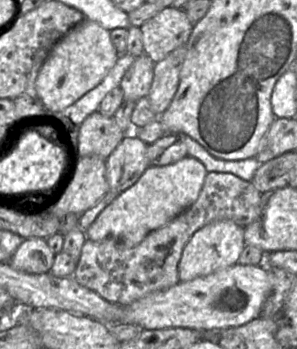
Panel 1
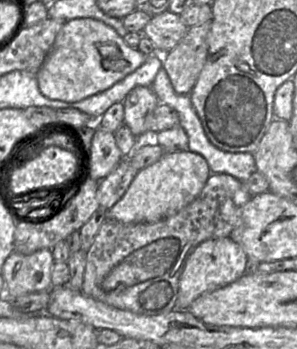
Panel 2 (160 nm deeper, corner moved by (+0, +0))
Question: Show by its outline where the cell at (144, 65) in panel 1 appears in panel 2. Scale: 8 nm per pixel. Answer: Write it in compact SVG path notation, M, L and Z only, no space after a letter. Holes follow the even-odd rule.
M147 86L133 88L124 98L124 123L136 138L146 132L145 120L159 100L153 89Z

